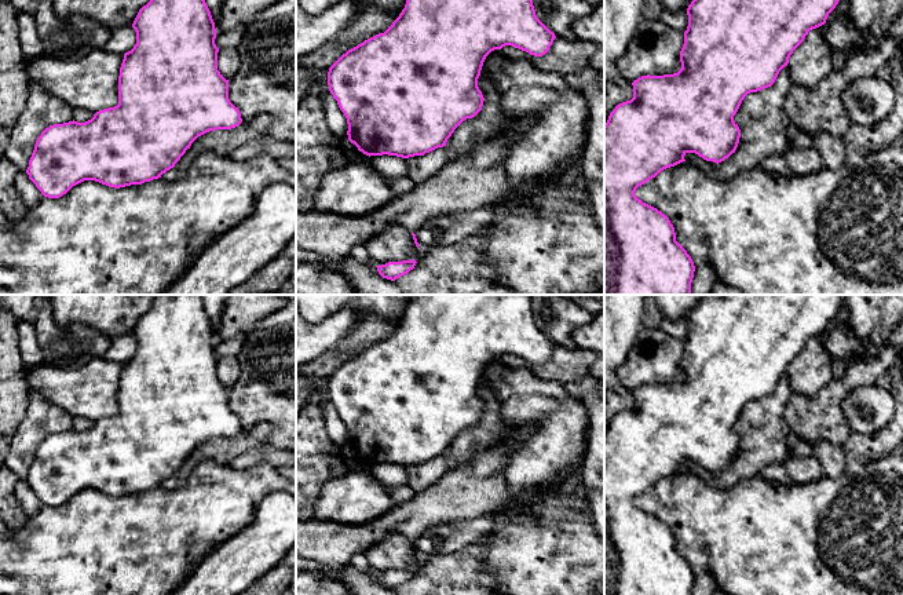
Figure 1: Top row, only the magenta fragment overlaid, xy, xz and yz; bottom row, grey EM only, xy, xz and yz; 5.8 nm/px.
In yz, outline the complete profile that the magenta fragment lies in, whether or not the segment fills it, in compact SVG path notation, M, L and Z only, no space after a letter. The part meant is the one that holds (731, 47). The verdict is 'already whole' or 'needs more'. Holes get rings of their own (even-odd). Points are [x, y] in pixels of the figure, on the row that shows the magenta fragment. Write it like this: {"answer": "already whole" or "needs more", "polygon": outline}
{"answer": "already whole", "polygon": "M692 0L680 51L681 69L673 74L641 76L632 83L633 98L615 106L604 124L604 295L691 295L695 266L676 241L669 218L635 196L639 186L674 167L687 153L716 164L735 153L741 129L734 121L750 92L771 87L809 30L826 23L840 0Z"}

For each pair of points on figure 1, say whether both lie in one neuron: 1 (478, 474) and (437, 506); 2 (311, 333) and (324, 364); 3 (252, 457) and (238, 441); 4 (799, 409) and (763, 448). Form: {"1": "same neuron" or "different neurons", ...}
{"1": "same neuron", "2": "different neurons", "3": "different neurons", "4": "different neurons"}

